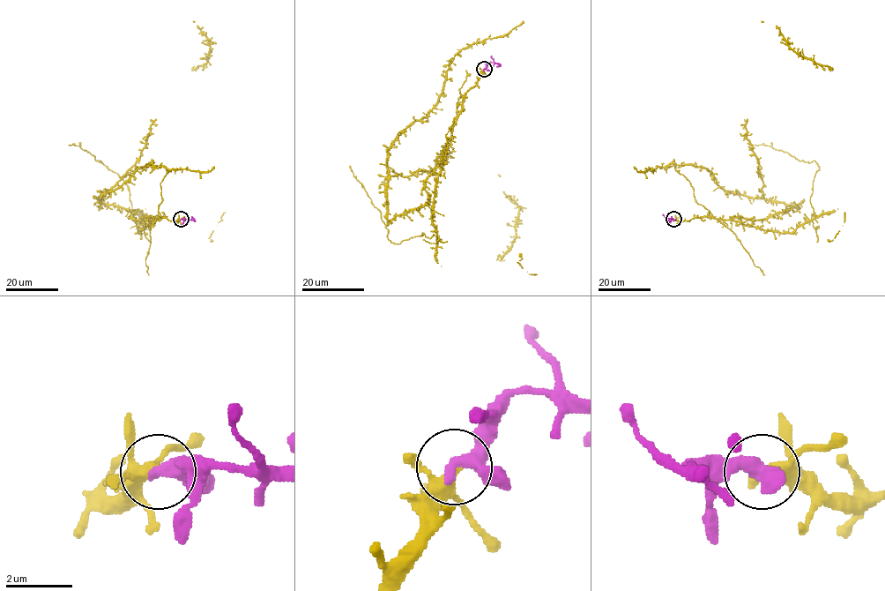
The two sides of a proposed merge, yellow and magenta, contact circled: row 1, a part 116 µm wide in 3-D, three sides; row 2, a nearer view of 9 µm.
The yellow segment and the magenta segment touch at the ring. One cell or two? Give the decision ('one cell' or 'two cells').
one cell

